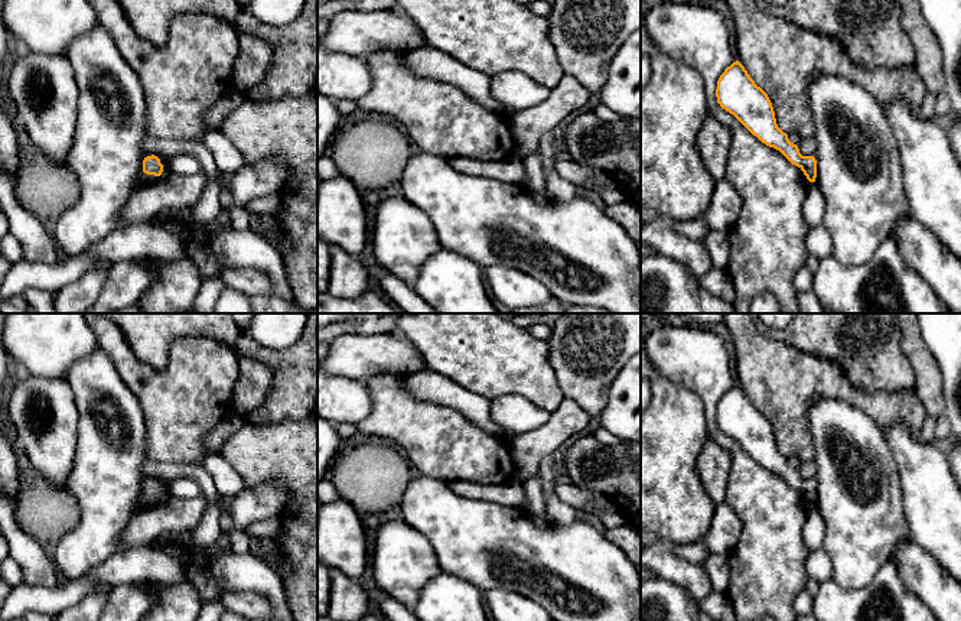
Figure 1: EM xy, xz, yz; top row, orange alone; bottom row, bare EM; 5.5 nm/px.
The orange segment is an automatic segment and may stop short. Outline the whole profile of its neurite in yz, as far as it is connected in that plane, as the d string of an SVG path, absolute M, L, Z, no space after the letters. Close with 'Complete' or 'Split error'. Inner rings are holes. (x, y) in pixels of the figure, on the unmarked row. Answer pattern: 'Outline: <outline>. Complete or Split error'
Outline: M739 384L720 399L716 420L720 430L733 438L753 459L779 474L804 495L809 505L815 505L815 481L802 479L798 469L791 466L788 458L778 451L768 417L755 407Z. Complete

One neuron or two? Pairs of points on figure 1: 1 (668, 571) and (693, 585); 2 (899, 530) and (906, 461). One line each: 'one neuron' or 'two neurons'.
1: one neuron
2: two neurons

